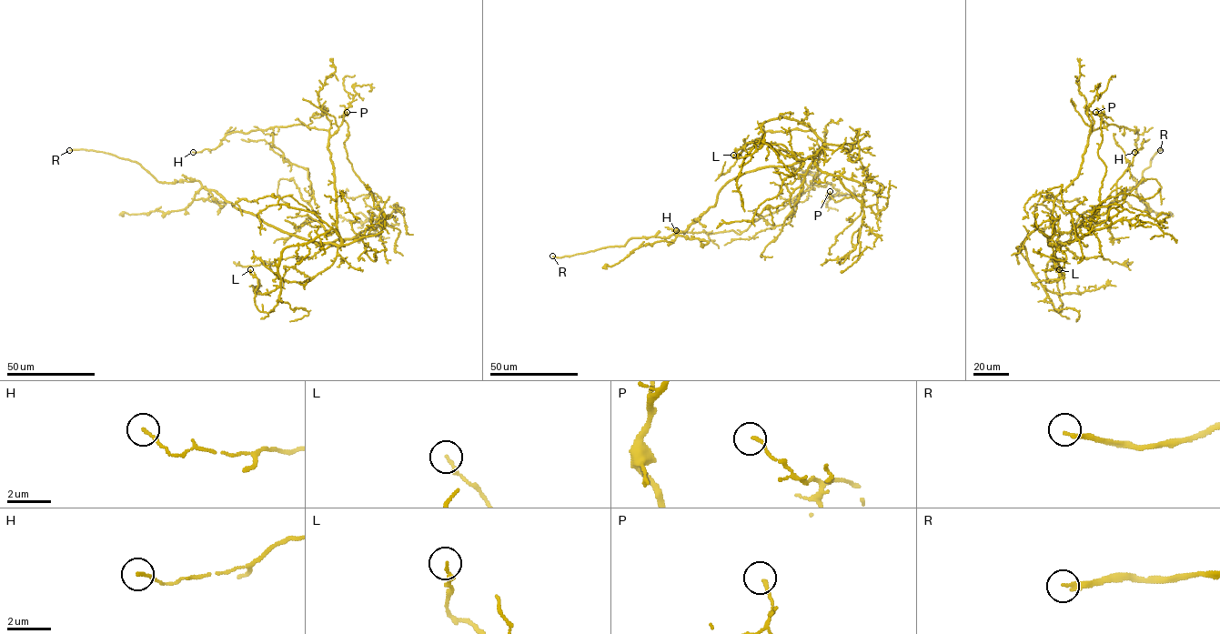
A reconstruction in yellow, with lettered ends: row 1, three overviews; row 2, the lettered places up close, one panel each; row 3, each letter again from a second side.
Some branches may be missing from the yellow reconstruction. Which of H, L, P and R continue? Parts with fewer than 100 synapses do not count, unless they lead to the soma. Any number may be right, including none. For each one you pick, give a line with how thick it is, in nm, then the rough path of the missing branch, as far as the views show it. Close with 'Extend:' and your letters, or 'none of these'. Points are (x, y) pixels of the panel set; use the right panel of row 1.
R: Thickness 190 nm. Course of what is missing: (1160, 150), (1143, 162), (1142, 167), (1137, 166), (1132, 182), (1156, 226), (1163, 226)
Extend: R

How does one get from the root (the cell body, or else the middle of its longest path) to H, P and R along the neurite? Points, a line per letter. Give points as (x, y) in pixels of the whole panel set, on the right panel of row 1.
H: (1063, 243), (1048, 243), (1054, 231), (1053, 200), (1077, 176), (1088, 135), (1111, 124), (1137, 129), (1134, 152)
P: (1063, 243), (1089, 233), (1100, 203), (1106, 166), (1098, 155), (1102, 117), (1095, 112)
R: (1063, 243), (1071, 237), (1083, 213), (1106, 206), (1136, 180), (1142, 182), (1142, 172), (1160, 150)

